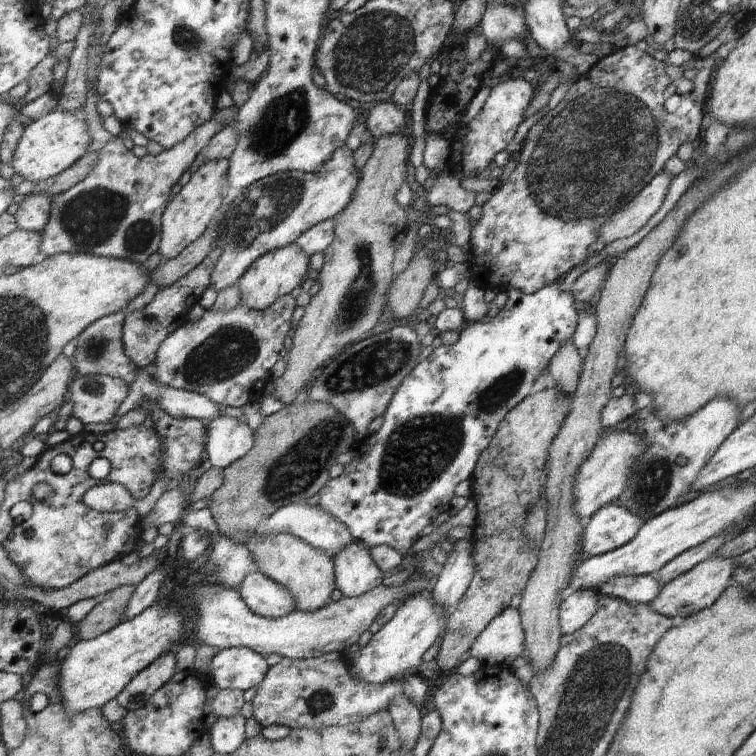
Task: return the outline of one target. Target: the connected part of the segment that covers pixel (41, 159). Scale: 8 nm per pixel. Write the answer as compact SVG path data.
M55 110L27 123L11 166L16 172L16 179L41 182L73 167L89 152L89 144L91 134L83 117L74 112Z

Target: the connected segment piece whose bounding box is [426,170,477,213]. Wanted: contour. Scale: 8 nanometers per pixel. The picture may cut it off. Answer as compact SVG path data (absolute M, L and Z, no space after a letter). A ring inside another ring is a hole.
M448 170L439 175L427 191L427 203L433 206L446 206L462 213L469 212L475 206L477 198L476 192L463 188L460 180Z

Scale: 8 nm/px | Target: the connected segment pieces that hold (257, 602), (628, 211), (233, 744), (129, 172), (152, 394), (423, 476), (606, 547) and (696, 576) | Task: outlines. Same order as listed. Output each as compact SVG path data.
M259 570L245 577L245 580L239 586L239 591L243 600L246 600L247 606L249 606L254 613L262 617L278 619L286 617L288 614L298 610L298 601L294 597L294 593L291 592L291 589L271 580Z
M663 172L655 176L630 203L623 206L622 210L614 214L607 222L602 224L598 238L605 244L619 238L633 236L639 232L663 206L667 196L669 181L672 179Z
M241 714L211 720L209 733L217 753L233 754L245 740L245 720Z
M213 118L203 126L196 128L183 142L172 149L165 149L158 155L147 155L142 158L137 158L131 149L127 150L121 137L112 137L100 149L100 161L95 170L79 184L54 196L53 213L42 234L41 248L49 257L74 252L132 260L142 265L143 262L147 263L152 258L151 256L160 250L164 231L162 216L172 200L173 186L191 168L195 158L199 154L205 154L205 149L209 146L211 139L226 126L226 123L221 123Z
M141 369L135 370L136 377L130 386L130 395L119 407L119 416L137 409L146 401L156 403L160 409L179 419L201 419L206 422L221 416L217 403L205 395L165 386Z
M553 283L542 288L535 294L528 295L522 290L515 287L507 287L505 292L509 296L506 306L500 311L495 311L493 319L490 322L471 323L467 328L459 334L459 340L453 345L440 345L432 351L429 358L422 360L415 370L401 383L398 388L390 407L384 416L381 428L367 437L359 440L354 444L353 458L344 465L344 471L323 487L320 492L319 506L330 512L337 520L344 522L352 532L355 540L369 547L379 545L389 545L399 551L403 556L409 556L413 553L413 544L422 537L422 532L435 522L435 518L443 512L448 512L451 508L451 500L455 498L455 488L459 486L459 482L463 480L471 480L476 468L478 460L483 451L490 447L491 440L494 439L495 433L498 431L499 425L506 419L506 416L523 402L529 395L533 394L534 384L539 378L539 374L543 372L543 367L549 368L551 359L558 354L558 350L563 343L573 338L575 330L577 330L577 308L575 308L575 298L573 292L559 292L559 283Z
M605 505L586 520L582 552L585 557L594 557L621 548L639 534L645 523L643 517L623 505Z
M709 557L702 560L699 564L696 564L684 572L679 578L672 580L669 584L666 584L659 596L652 600L649 606L659 614L666 617L683 617L691 616L696 612L702 611L704 608L710 607L717 599L718 596L731 586L731 576L733 576L733 570L735 568L734 560L721 558L721 557Z

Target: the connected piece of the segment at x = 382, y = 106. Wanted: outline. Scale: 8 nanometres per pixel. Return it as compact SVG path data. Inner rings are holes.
M387 101L373 105L365 114L363 121L376 140L384 134L400 133L407 122L407 116L401 108L395 106L395 102Z

